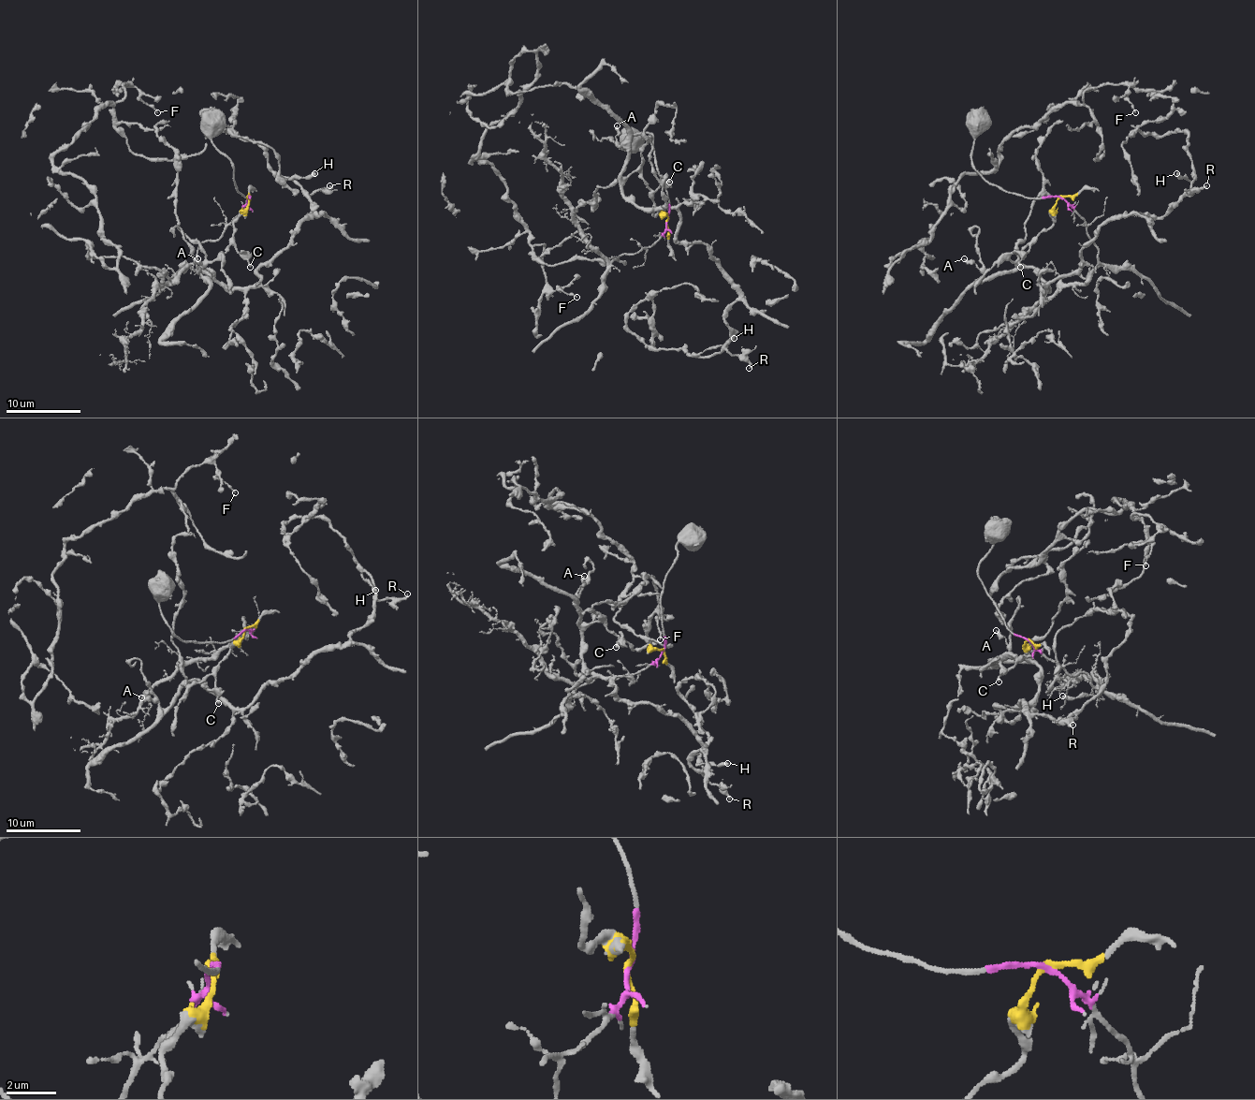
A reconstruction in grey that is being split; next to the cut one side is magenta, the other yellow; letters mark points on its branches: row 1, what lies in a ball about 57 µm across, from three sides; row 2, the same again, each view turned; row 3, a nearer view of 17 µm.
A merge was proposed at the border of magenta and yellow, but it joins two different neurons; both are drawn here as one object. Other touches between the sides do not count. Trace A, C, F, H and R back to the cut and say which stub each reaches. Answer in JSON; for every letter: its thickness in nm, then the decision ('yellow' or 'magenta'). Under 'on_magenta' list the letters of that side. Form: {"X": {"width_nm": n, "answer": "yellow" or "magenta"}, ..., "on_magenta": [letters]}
{"A": {"width_nm": 280, "answer": "yellow"}, "C": {"width_nm": 240, "answer": "yellow"}, "F": {"width_nm": 150, "answer": "yellow"}, "H": {"width_nm": 360, "answer": "yellow"}, "R": {"width_nm": 240, "answer": "yellow"}, "on_magenta": []}

